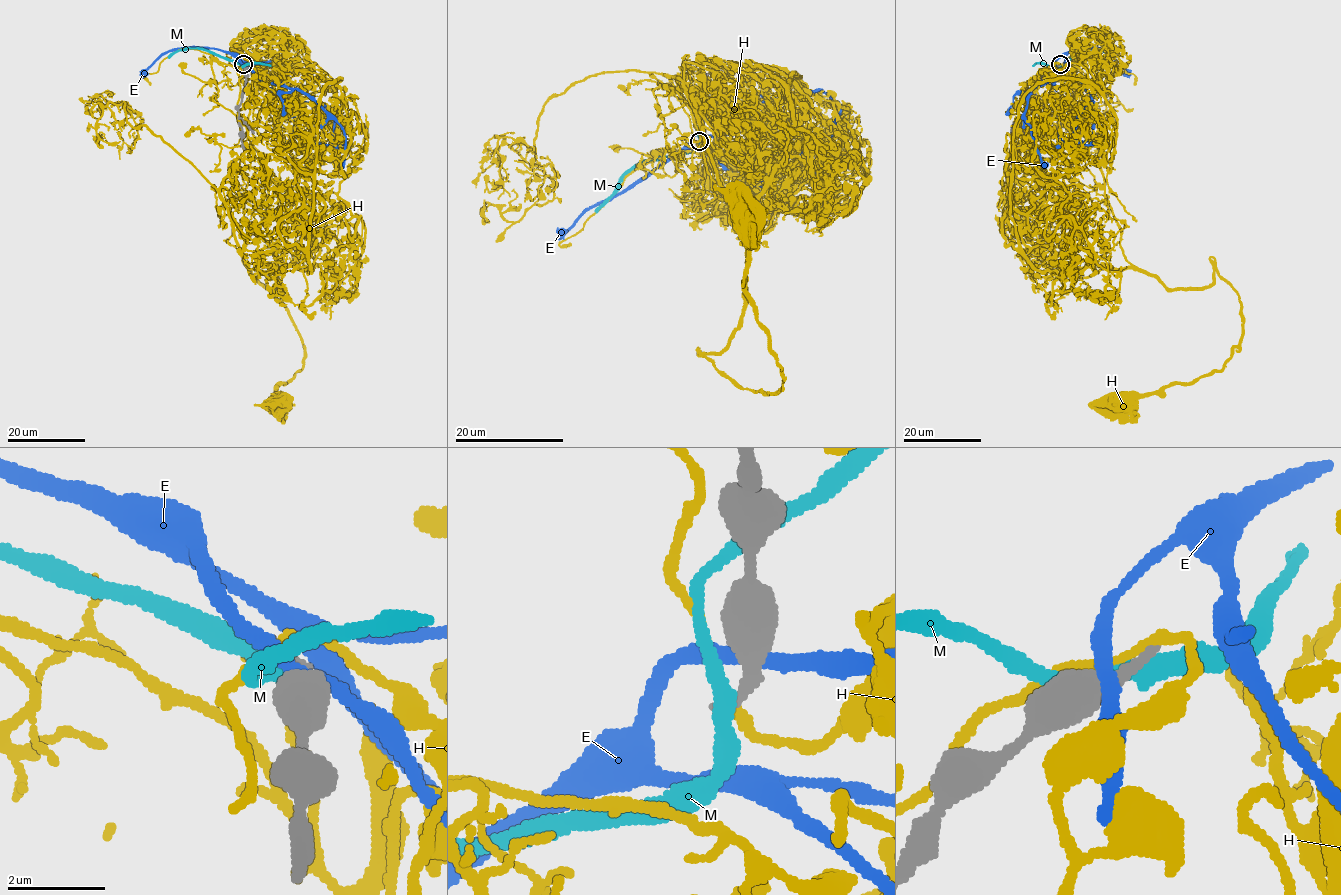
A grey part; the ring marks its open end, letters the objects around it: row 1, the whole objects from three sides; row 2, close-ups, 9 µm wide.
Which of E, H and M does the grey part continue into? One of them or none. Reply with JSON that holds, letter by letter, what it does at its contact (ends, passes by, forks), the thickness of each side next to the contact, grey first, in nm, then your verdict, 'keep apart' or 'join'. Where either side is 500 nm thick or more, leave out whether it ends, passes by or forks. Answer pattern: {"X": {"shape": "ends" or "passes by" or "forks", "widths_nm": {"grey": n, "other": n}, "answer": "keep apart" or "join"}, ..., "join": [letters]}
{"E": {"widths_nm": {"grey": 500, "other": 300}, "answer": "keep apart"}, "H": {"shape": "passes by", "widths_nm": {"grey": 280, "other": 200}, "answer": "keep apart"}, "M": {"shape": "passes by", "widths_nm": {"grey": 280, "other": 360}, "answer": "keep apart"}, "join": []}

